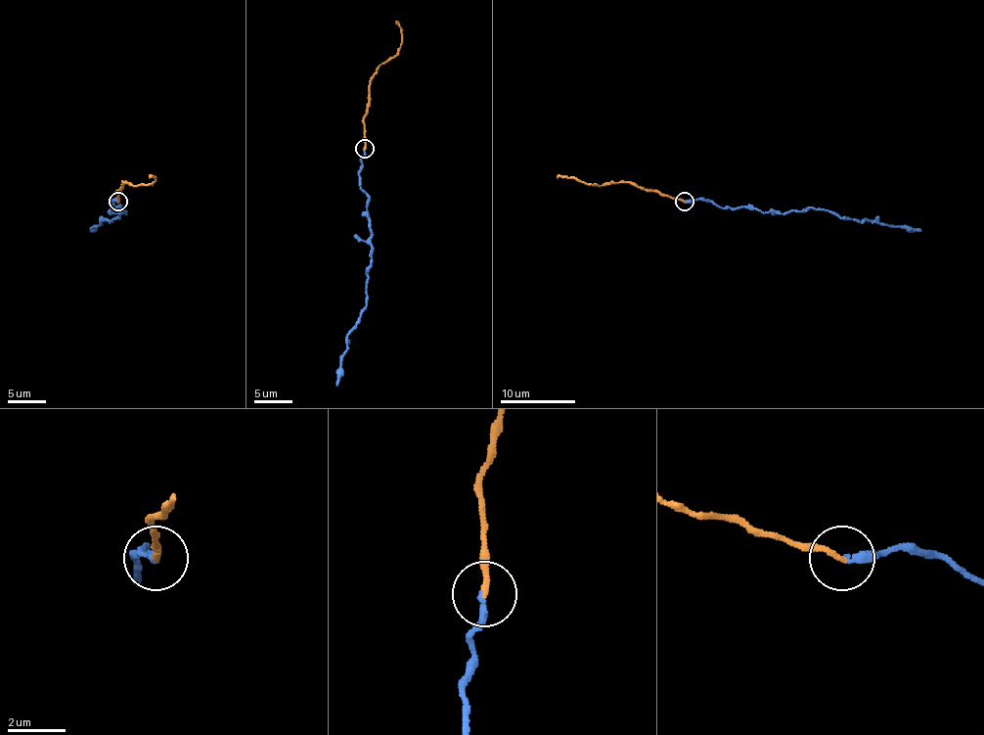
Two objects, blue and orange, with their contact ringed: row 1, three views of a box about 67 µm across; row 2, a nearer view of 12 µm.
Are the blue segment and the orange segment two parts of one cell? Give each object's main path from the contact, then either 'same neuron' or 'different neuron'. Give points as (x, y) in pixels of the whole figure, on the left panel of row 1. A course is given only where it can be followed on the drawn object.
blue runs (117, 201), (111, 201), (111, 206), (119, 206), (123, 214), (121, 208), (117, 217), (101, 221), (89, 231); orange runs (117, 201), (117, 191), (123, 182), (135, 186), (152, 184), (156, 178), (150, 174); same neuron

